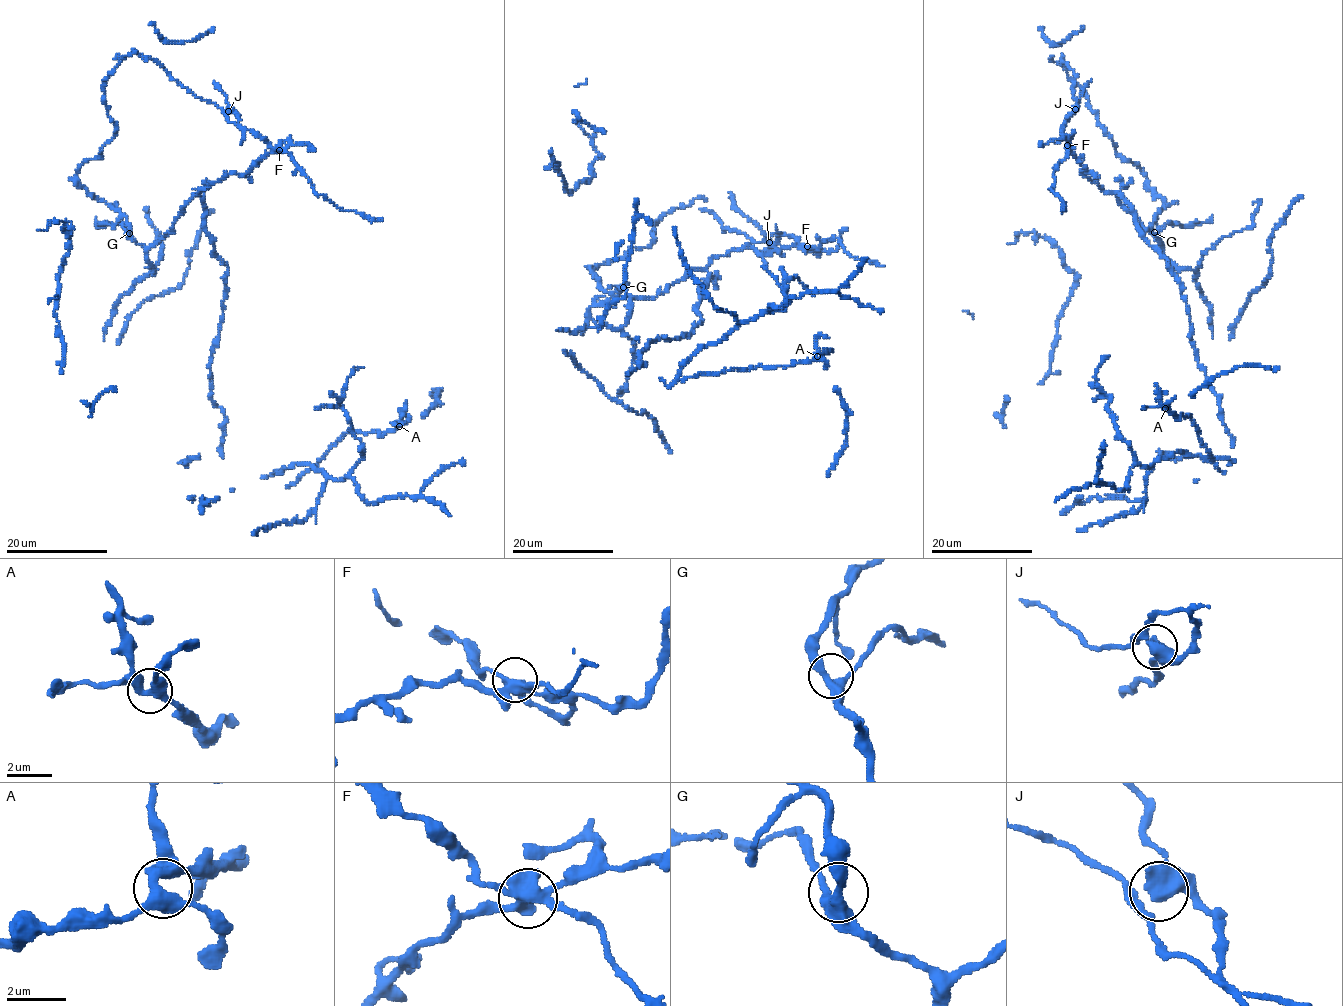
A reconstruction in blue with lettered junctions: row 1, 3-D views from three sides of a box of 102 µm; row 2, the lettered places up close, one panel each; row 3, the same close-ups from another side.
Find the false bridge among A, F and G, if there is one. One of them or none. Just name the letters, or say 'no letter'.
F

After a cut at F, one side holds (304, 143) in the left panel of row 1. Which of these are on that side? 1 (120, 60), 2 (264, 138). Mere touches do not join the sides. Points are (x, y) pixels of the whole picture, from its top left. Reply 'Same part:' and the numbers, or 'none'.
Same part: 1

